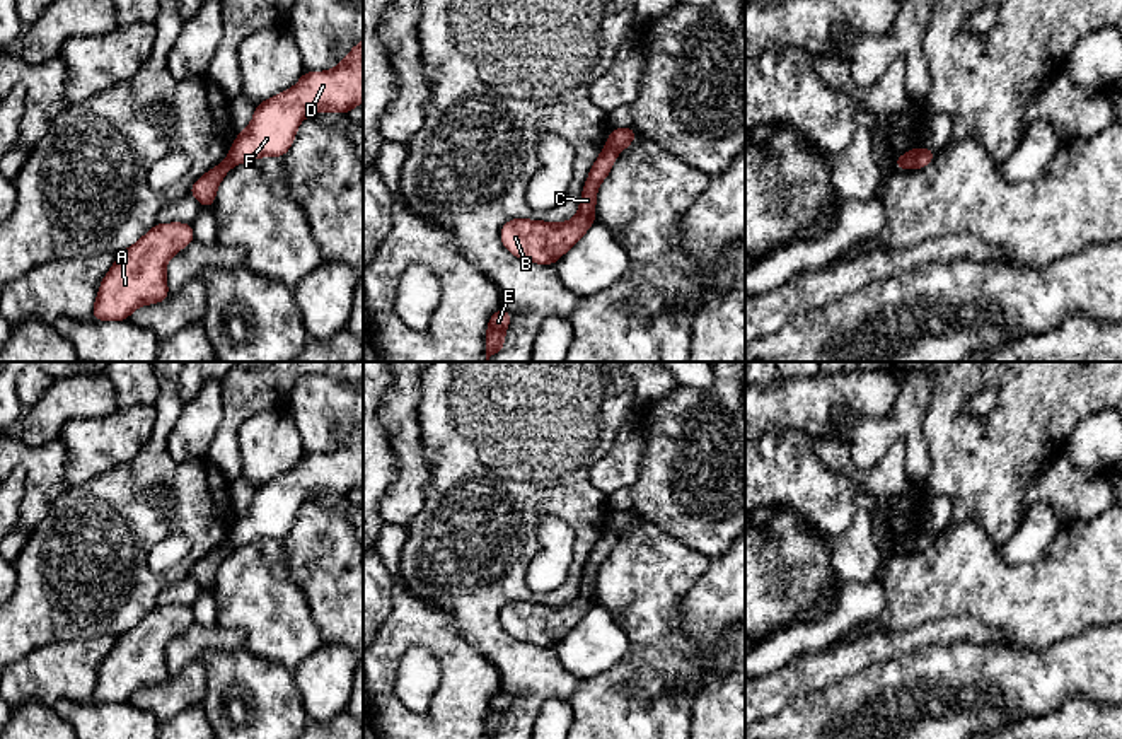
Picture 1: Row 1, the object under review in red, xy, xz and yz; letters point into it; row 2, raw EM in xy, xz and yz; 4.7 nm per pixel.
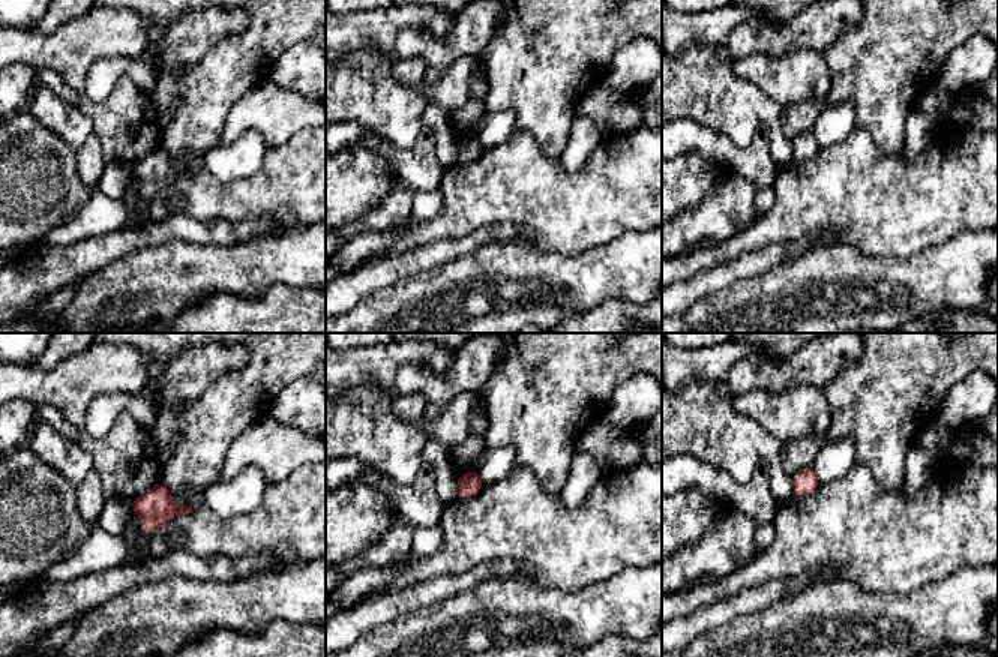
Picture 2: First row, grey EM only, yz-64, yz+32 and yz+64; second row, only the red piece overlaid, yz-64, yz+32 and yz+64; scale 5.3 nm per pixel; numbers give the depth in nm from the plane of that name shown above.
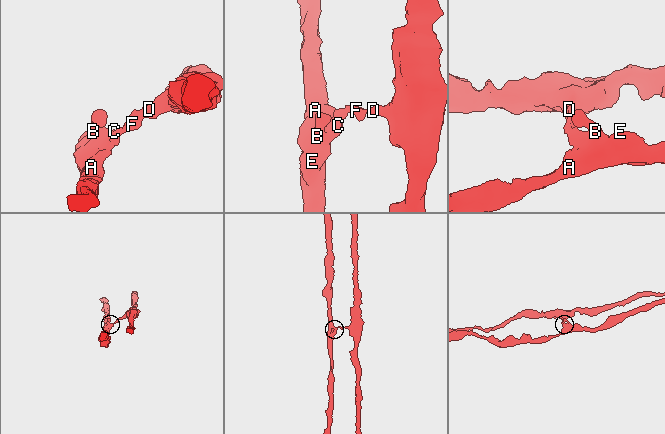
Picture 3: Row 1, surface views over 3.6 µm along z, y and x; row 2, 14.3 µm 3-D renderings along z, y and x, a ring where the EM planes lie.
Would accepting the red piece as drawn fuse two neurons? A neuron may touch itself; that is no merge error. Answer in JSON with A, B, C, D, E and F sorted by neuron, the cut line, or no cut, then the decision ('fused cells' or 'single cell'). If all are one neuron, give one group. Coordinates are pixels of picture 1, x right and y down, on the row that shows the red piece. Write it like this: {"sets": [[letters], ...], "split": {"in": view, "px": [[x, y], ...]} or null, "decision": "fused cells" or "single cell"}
{"sets": [["A", "B", "C", "E"], ["D", "F"]], "split": {"in": "yz", "px": [[923, 149], [911, 168]]}, "decision": "fused cells"}

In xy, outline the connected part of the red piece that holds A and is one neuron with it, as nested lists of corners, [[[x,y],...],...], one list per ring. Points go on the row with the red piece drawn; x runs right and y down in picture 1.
[[[157,224],[131,247],[118,254],[101,282],[92,319],[124,321],[145,304],[159,304],[171,292],[165,282],[167,261],[194,241],[191,224]]]

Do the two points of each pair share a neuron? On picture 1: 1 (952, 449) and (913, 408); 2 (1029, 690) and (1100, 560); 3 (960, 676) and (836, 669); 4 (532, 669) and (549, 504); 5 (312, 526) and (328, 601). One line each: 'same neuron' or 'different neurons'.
1: different neurons
2: different neurons
3: different neurons
4: same neuron
5: same neuron

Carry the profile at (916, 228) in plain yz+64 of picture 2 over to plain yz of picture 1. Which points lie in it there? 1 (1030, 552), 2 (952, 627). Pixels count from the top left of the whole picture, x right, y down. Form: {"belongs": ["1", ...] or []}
{"belongs": []}

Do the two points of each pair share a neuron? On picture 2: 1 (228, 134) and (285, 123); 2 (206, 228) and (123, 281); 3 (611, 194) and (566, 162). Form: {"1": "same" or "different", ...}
{"1": "same", "2": "different", "3": "different"}

